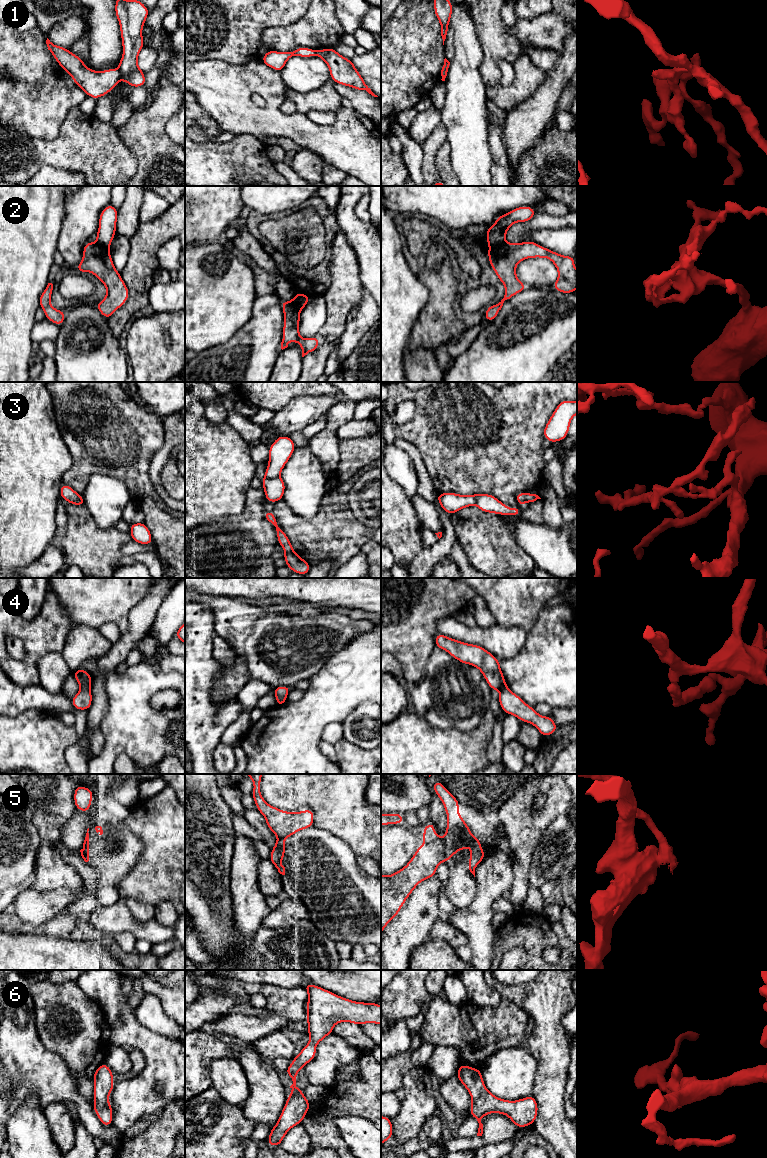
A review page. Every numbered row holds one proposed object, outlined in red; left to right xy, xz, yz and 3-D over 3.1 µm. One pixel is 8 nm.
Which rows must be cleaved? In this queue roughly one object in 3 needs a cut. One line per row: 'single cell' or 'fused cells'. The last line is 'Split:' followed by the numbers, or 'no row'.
1: fused cells
2: fused cells
3: fused cells
4: fused cells
5: fused cells
6: single cell
Split: 1, 2, 3, 4, 5

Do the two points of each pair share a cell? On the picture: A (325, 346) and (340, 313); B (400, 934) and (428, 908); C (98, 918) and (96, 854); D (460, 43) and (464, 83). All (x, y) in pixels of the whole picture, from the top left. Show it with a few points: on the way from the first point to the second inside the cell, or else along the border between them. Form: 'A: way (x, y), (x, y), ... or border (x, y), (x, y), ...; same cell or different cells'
A: border (321, 340), (338, 341); different cells
B: way (407, 927), (421, 912); same cell
C: border (120, 898), (109, 906), (100, 906); different cells
D: way (464, 53), (464, 73); same cell

